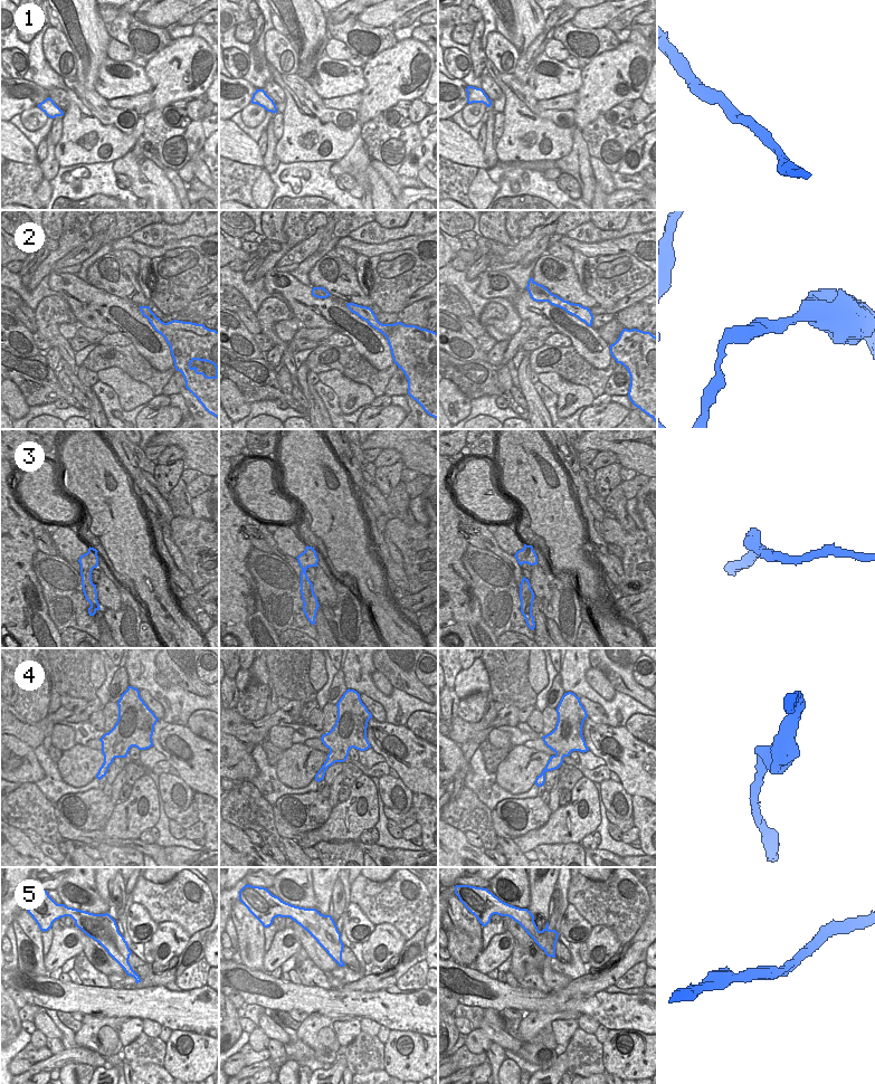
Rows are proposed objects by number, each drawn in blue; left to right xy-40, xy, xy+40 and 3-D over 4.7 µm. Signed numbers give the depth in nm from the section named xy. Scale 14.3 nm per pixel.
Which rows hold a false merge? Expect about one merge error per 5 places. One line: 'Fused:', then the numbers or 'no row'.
Fused: no row

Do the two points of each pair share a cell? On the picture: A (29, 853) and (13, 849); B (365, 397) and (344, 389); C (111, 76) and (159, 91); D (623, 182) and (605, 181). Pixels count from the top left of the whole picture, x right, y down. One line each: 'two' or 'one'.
A: one
B: one
C: two
D: two

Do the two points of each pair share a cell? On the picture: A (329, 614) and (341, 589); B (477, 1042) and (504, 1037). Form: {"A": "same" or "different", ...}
{"A": "same", "B": "different"}

